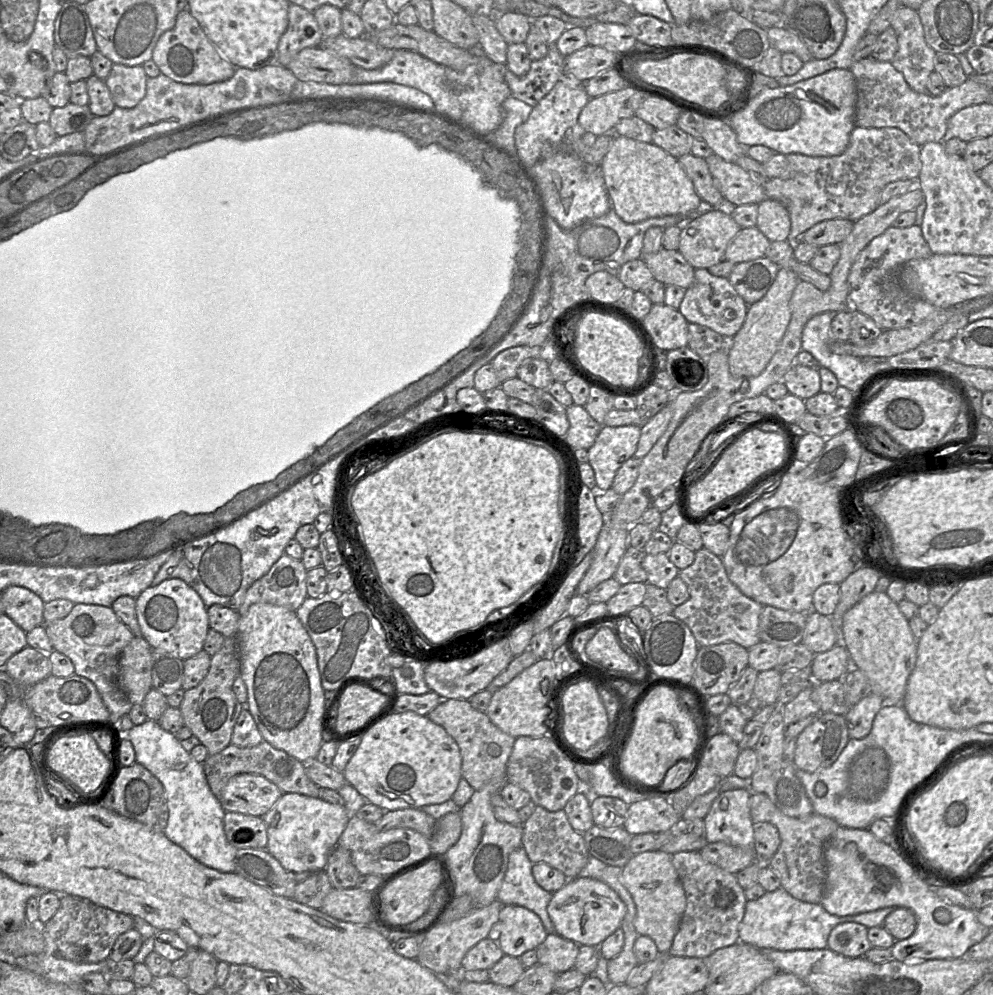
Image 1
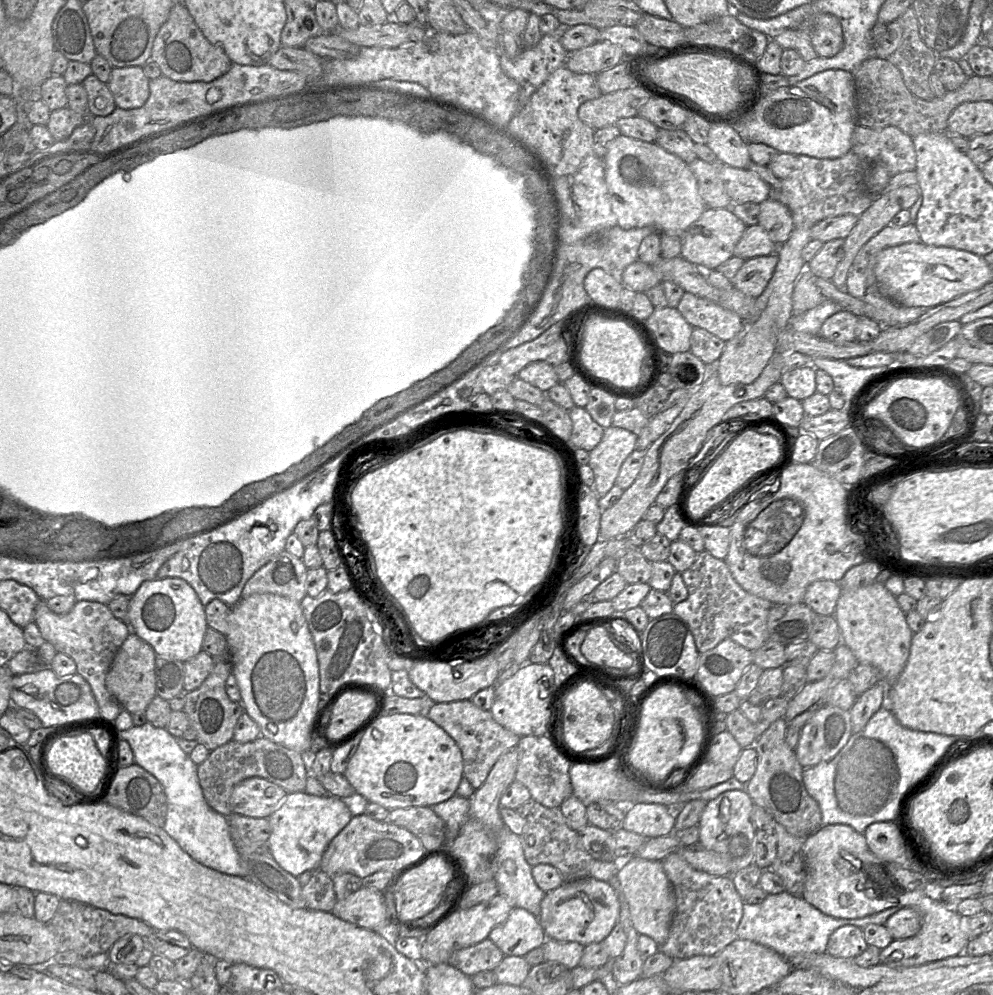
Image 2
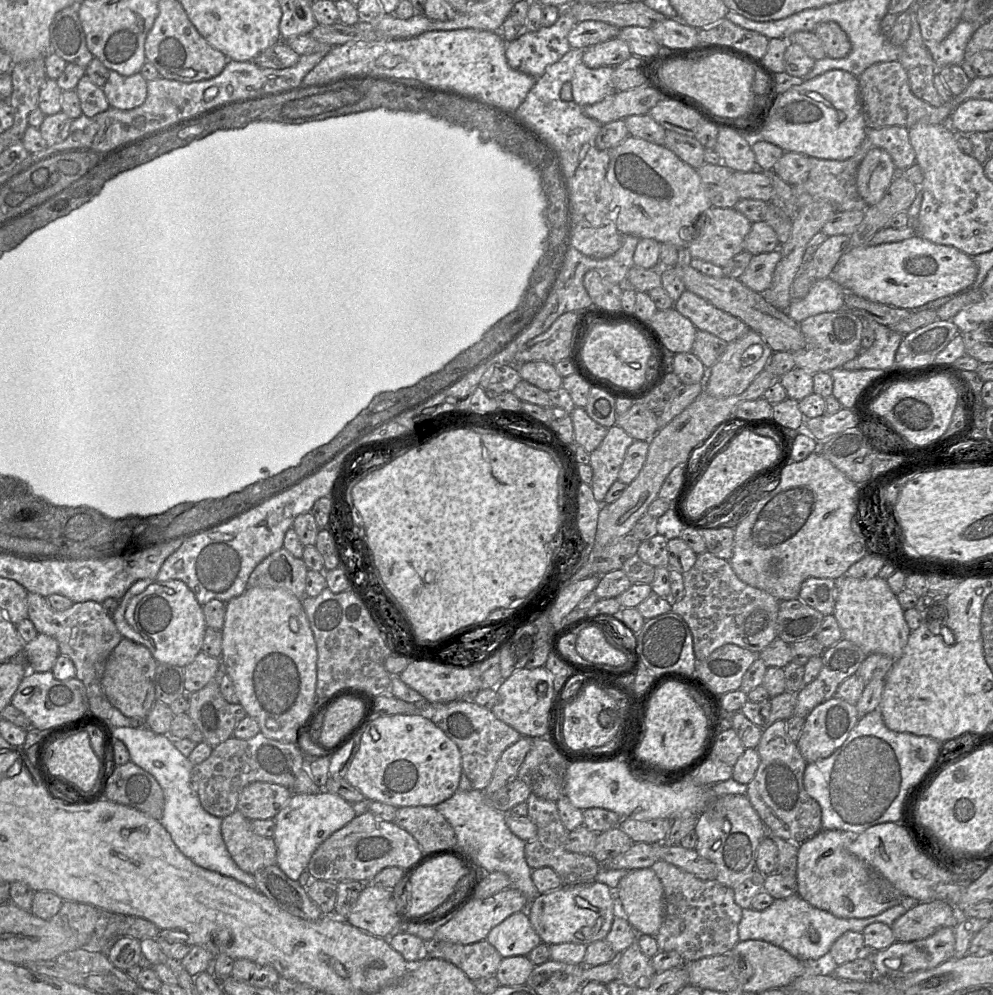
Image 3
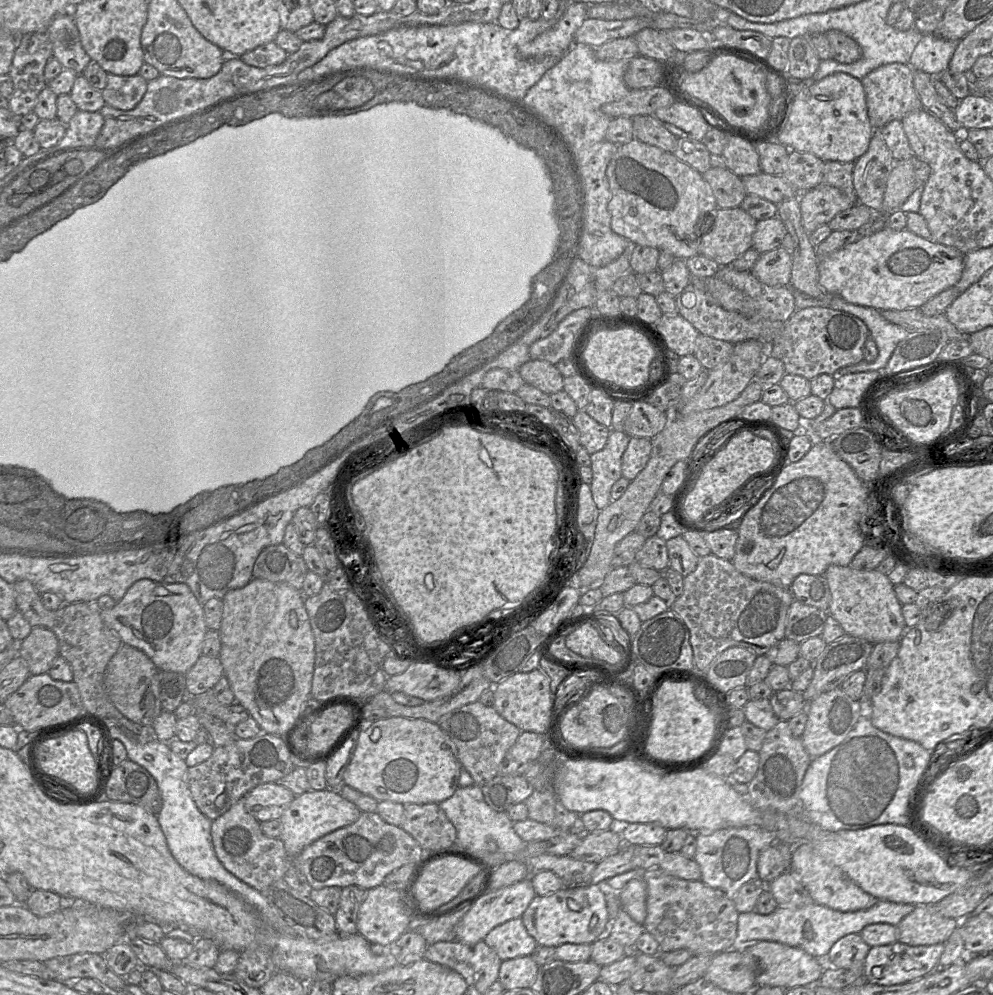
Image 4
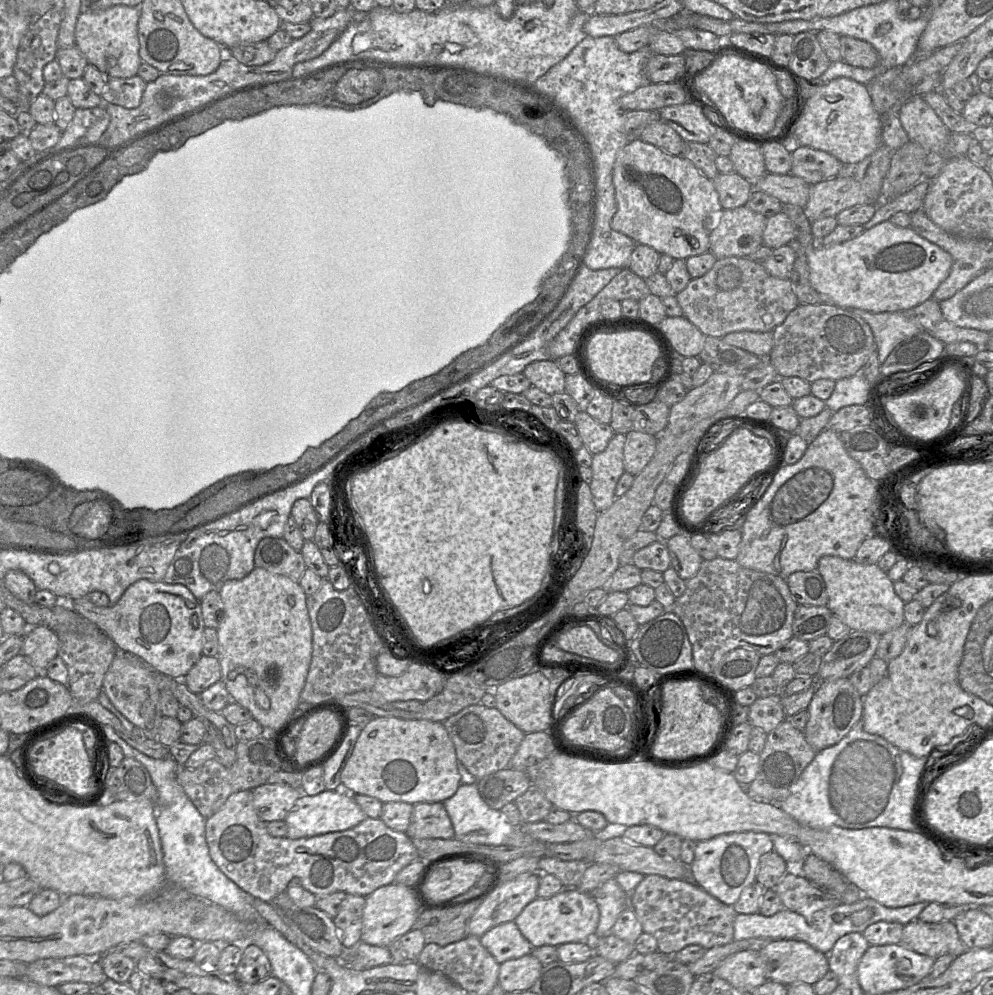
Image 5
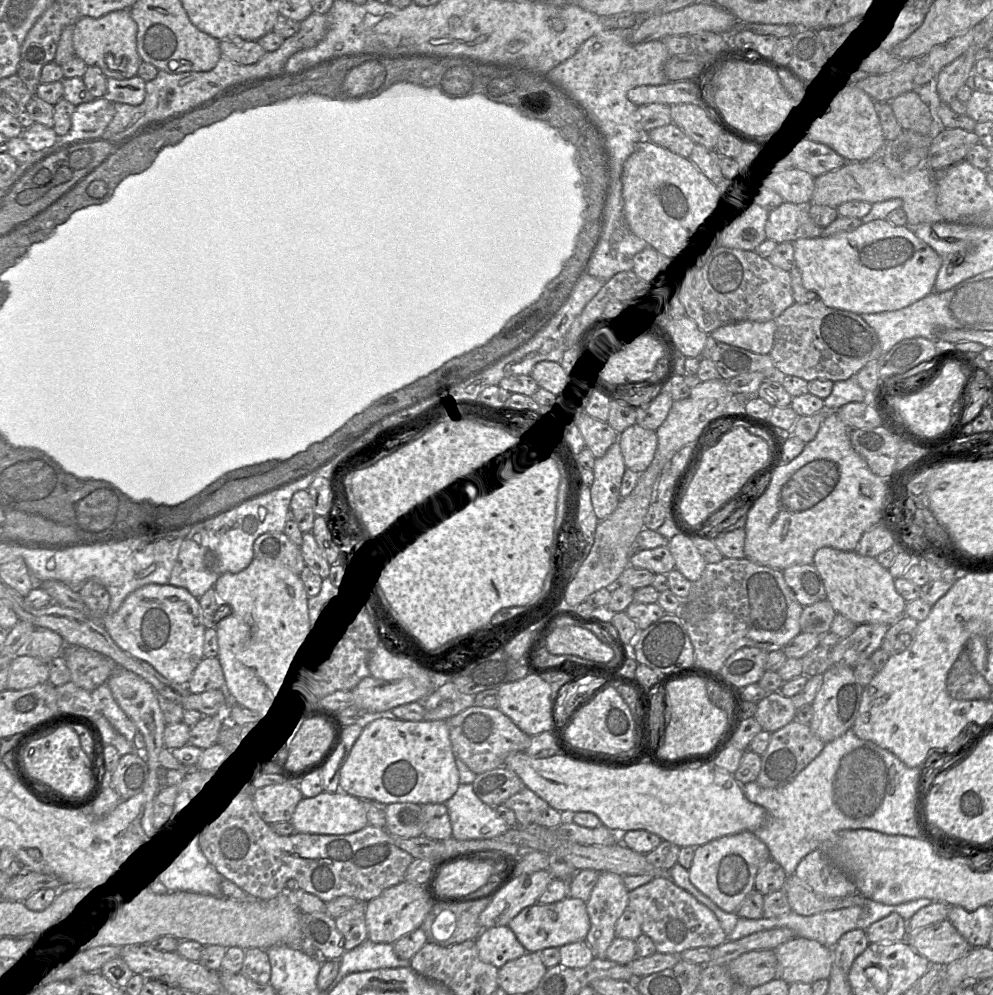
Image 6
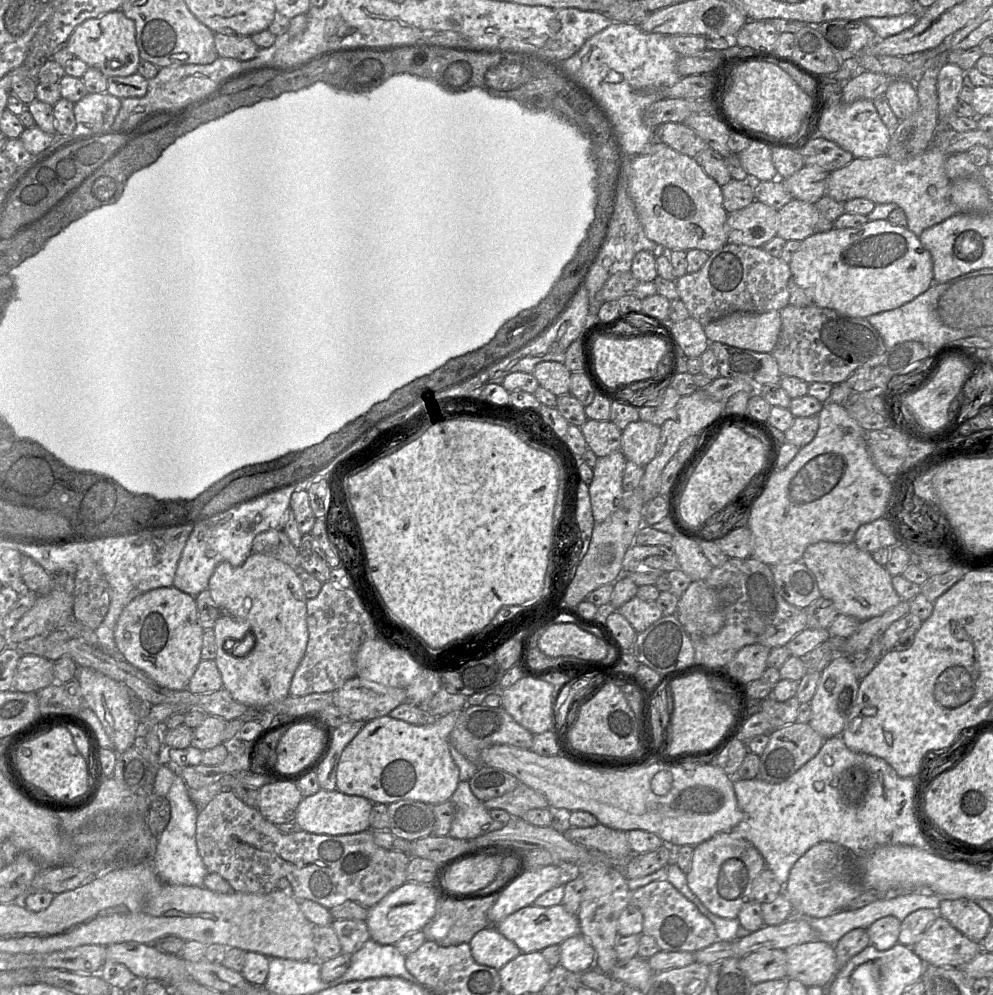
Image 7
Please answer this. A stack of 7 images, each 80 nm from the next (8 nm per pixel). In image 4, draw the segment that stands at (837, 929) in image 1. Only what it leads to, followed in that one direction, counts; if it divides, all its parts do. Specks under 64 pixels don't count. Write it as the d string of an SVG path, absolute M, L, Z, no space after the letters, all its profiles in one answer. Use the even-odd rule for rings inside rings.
M859 933L845 935L831 947L828 953L828 964L833 968L861 968L863 979L863 965L869 950L870 946Z

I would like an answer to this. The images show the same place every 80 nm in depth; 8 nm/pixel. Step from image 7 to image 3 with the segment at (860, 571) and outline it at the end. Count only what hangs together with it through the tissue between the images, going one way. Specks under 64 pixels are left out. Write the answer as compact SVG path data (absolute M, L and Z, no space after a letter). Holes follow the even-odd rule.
M844 575L834 580L836 580L836 603L833 616L841 628L842 637L855 643L866 655L880 653L893 659L900 658L911 629L904 618L904 609L887 579L878 576L858 579Z

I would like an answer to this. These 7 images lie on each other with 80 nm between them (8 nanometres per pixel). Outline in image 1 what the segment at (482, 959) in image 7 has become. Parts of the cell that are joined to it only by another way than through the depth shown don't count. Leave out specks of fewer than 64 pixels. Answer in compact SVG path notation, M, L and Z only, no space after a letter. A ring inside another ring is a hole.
M503 905L498 921L492 926L488 937L493 940L505 955L520 957L526 951L536 949L547 937L541 919L533 911L516 905Z

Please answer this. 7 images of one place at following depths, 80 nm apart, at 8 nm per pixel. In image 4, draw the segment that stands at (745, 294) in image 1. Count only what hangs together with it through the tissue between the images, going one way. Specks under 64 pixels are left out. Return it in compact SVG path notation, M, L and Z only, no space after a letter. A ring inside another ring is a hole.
M781 246L761 254L751 272L768 286L790 286L791 269L791 255Z

